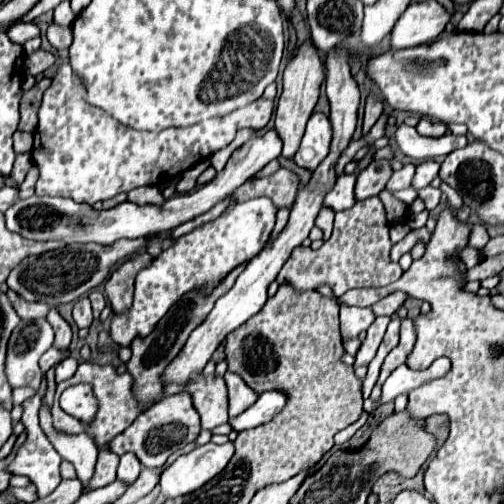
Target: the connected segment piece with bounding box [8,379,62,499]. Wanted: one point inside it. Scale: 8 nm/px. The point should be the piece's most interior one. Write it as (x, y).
(37, 459)

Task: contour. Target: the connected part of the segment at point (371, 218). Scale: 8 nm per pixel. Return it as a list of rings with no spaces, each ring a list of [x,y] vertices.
[[[370,197],[366,201],[358,201],[348,211],[336,213],[334,231],[328,241],[320,249],[312,247],[296,247],[284,267],[280,269],[276,281],[292,285],[296,291],[316,289],[320,285],[332,287],[336,297],[342,297],[348,289],[354,287],[382,287],[394,283],[402,275],[402,267],[390,261],[390,225],[384,223],[384,205],[378,197]]]

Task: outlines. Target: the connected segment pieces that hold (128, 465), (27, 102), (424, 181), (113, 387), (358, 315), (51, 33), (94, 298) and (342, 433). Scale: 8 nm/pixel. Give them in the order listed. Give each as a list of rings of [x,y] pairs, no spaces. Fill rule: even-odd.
[[[124,453],[120,457],[120,467],[118,467],[118,479],[126,481],[126,483],[134,483],[136,477],[142,471],[142,463],[134,453]]]
[[[42,77],[30,91],[24,93],[20,102],[20,123],[18,130],[33,133],[38,123],[38,109],[42,101],[42,93],[50,87],[50,77]]]
[[[422,161],[418,167],[416,167],[416,175],[414,175],[414,181],[412,181],[412,187],[414,189],[422,189],[422,187],[428,187],[436,177],[438,177],[438,171],[440,171],[440,163],[436,161]]]
[[[88,361],[80,363],[78,371],[76,371],[70,379],[58,383],[58,387],[56,387],[56,397],[54,397],[54,407],[52,407],[54,427],[56,427],[58,431],[64,431],[64,433],[88,433],[88,437],[94,439],[96,447],[100,447],[100,445],[104,447],[108,441],[112,441],[116,435],[120,435],[120,433],[138,417],[138,413],[140,413],[140,409],[136,409],[136,399],[132,397],[130,387],[132,387],[132,377],[130,377],[128,373],[118,375],[112,365],[96,365],[96,363],[88,363]],[[78,383],[88,383],[88,385],[92,385],[94,397],[96,397],[96,401],[98,401],[98,411],[96,411],[94,419],[88,421],[88,425],[82,423],[80,419],[76,421],[76,417],[64,413],[64,411],[60,409],[60,405],[58,405],[60,393],[62,393],[64,389],[68,389],[68,385],[78,385]]]
[[[342,303],[340,305],[340,323],[342,323],[342,339],[354,339],[358,337],[364,329],[370,327],[374,321],[374,313],[370,307],[352,307]]]
[[[50,25],[48,27],[48,41],[58,49],[68,49],[72,43],[72,29],[70,27],[58,27],[58,25]]]
[[[92,291],[90,295],[90,301],[92,301],[92,309],[94,309],[94,317],[98,319],[100,317],[100,311],[106,307],[106,297],[100,293],[100,291]]]
[[[362,411],[362,415],[360,415],[360,419],[358,421],[354,421],[354,423],[350,423],[348,427],[344,427],[344,429],[340,429],[336,435],[334,435],[334,443],[346,443],[364,423],[366,423],[366,419],[368,419],[368,413],[366,411]]]

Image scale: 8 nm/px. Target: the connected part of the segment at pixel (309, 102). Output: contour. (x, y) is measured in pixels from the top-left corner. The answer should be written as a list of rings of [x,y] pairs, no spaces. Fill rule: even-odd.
[[[310,43],[300,45],[294,59],[284,69],[284,91],[280,95],[280,103],[276,109],[276,131],[280,133],[280,137],[284,141],[284,149],[282,149],[284,157],[294,157],[294,153],[300,145],[300,139],[304,135],[306,121],[310,119],[314,105],[318,101],[318,91],[320,91],[322,81],[324,81],[324,67],[320,63],[316,47]]]

